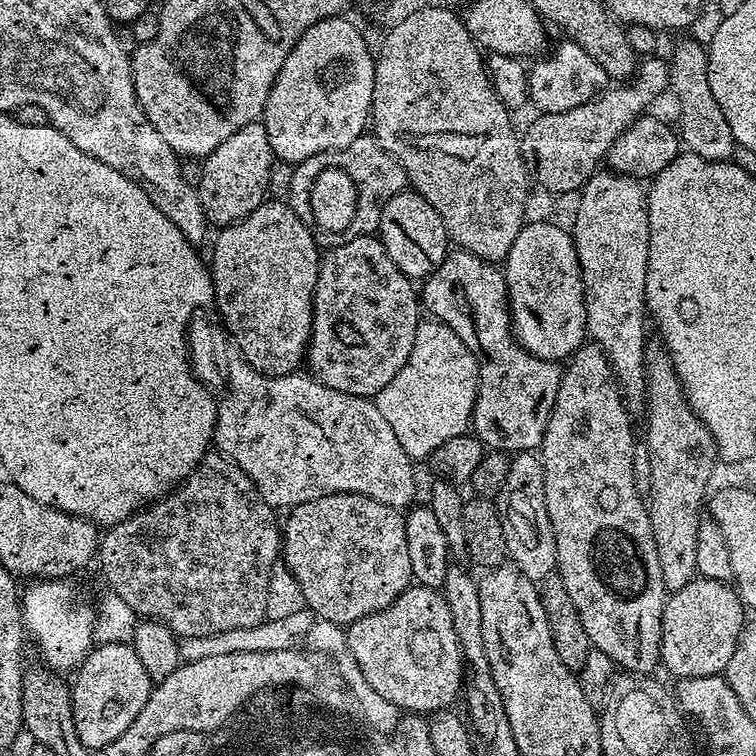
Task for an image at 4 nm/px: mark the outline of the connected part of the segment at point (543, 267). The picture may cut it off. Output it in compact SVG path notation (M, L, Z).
M525 223L514 238L514 246L510 246L502 271L508 284L509 305L517 304L528 311L514 316L520 343L543 360L567 361L585 343L587 326L583 274L571 231Z

